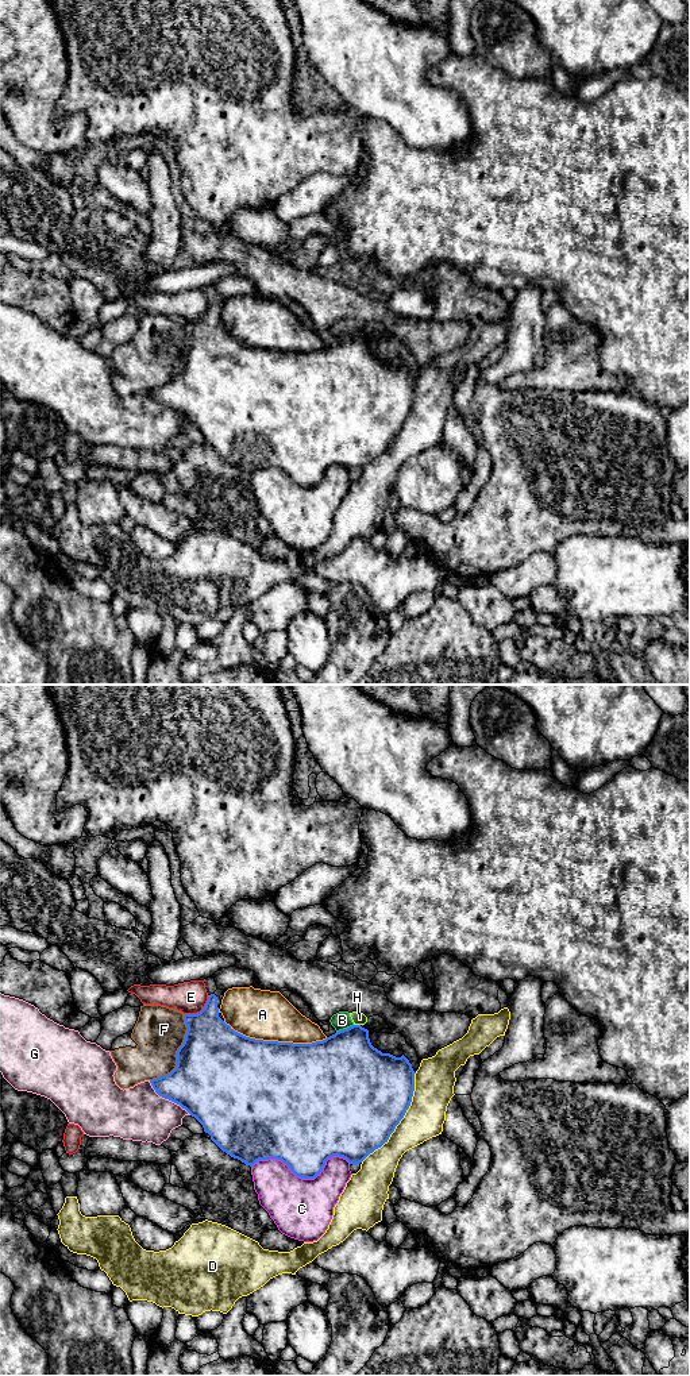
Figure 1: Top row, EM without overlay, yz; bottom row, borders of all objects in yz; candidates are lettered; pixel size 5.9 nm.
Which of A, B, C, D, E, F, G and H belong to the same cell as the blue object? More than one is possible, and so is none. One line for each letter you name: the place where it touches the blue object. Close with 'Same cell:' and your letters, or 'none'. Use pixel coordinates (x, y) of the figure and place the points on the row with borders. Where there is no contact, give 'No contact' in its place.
Same cell: none

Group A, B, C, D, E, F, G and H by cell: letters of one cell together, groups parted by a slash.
A / B H / C / D / E / F / G

